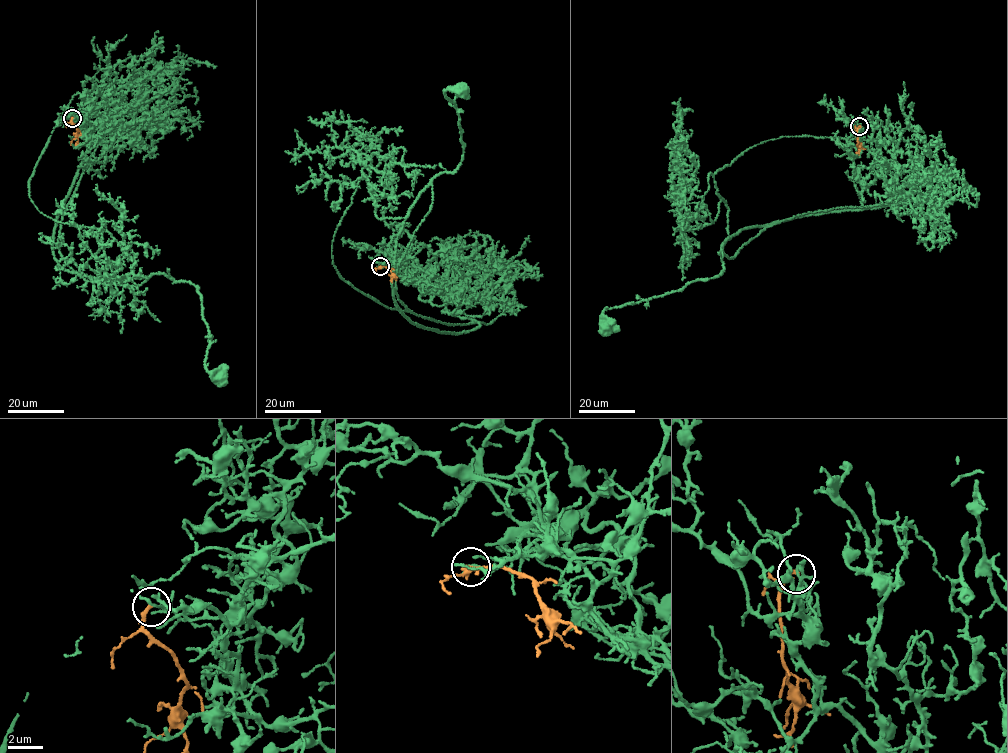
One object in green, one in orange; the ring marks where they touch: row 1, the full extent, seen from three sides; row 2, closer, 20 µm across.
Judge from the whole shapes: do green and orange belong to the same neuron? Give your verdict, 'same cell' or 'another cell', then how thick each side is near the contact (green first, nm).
another cell | 200/240 nm

